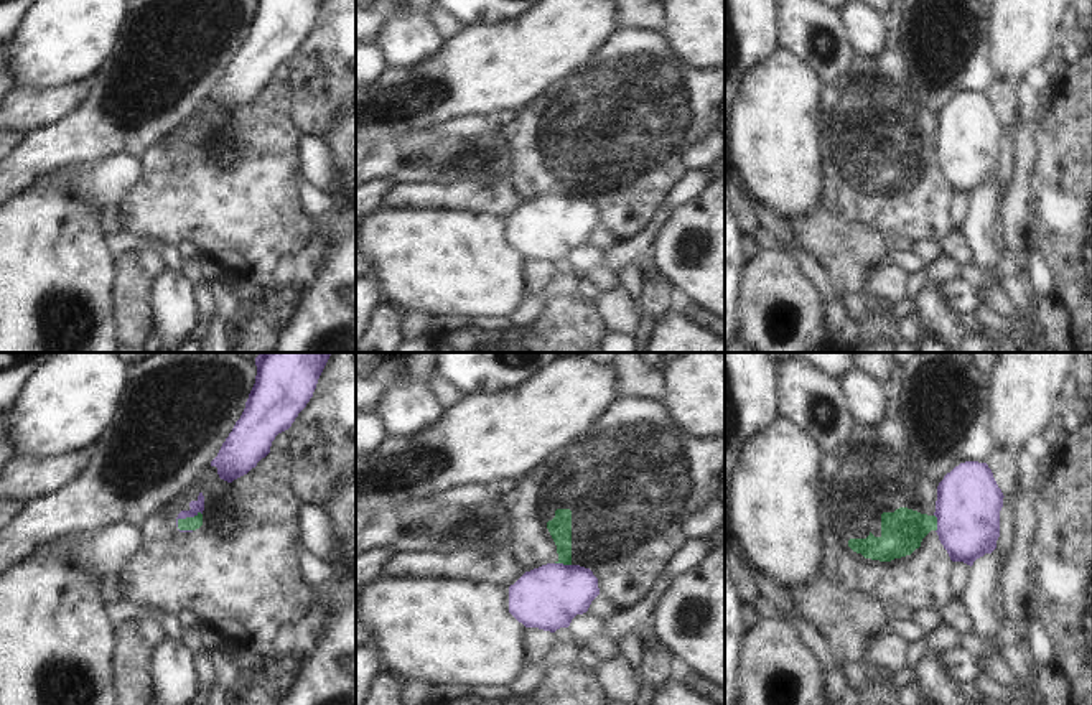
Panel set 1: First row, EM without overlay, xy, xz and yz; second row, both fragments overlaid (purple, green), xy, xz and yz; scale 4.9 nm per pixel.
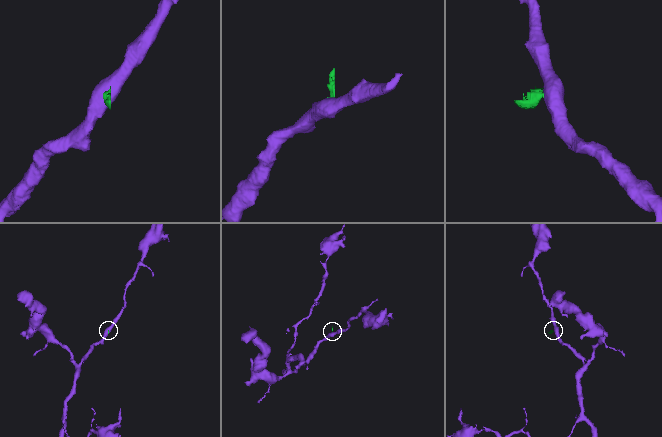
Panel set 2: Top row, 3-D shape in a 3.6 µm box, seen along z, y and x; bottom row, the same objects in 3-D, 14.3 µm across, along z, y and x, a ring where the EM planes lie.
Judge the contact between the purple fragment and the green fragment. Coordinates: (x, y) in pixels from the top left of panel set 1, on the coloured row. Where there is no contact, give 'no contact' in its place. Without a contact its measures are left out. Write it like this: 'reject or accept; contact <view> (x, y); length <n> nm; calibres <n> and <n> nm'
reject; contact xy (185, 518); length 150 nm; calibres 60 and 70 nm

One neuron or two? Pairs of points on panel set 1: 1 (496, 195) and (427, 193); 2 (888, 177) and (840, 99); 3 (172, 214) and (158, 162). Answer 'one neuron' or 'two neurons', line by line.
1: one neuron
2: one neuron
3: one neuron

